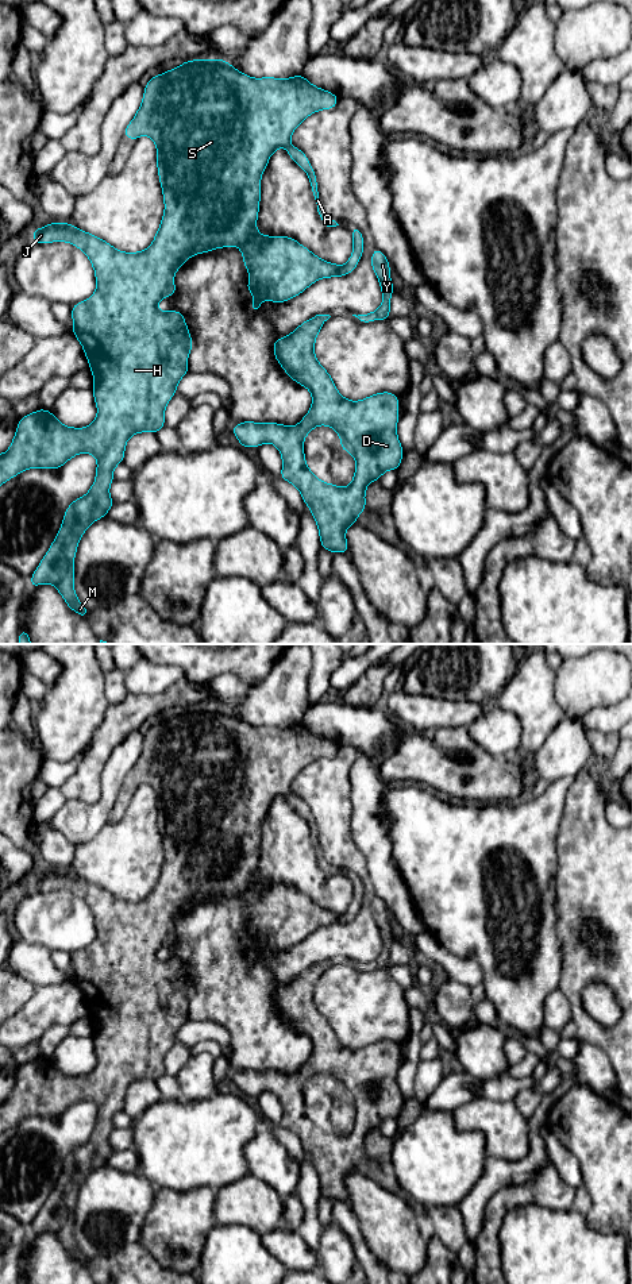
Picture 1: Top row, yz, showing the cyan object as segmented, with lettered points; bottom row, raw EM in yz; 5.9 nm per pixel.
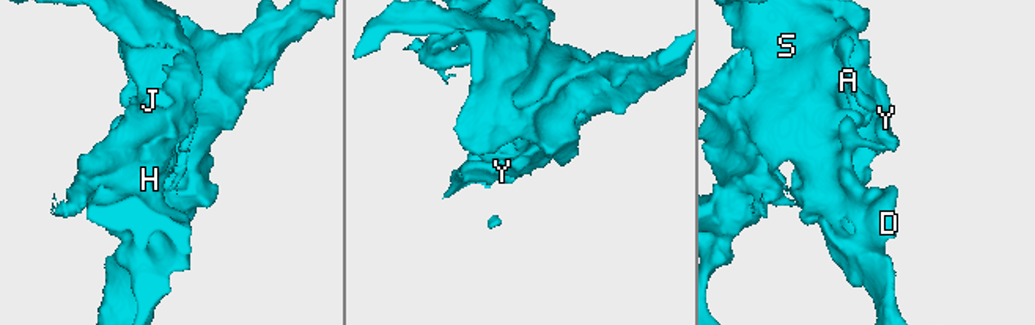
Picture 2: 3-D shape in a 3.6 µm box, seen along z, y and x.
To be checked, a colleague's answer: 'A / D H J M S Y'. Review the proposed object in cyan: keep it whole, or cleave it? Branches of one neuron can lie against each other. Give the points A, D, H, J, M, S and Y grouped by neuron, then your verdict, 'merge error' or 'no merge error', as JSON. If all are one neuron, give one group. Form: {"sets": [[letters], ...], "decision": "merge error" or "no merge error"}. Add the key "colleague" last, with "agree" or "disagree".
{"sets": [["A", "D", "H", "J", "M", "S", "Y"]], "decision": "no merge error", "colleague": "disagree"}

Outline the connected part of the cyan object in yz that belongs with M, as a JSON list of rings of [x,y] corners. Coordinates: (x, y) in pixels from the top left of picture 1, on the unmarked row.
[[[221,706],[185,709],[180,716],[170,717],[149,728],[144,733],[142,753],[123,780],[123,784],[128,784],[132,790],[138,784],[147,783],[157,795],[157,815],[165,859],[151,894],[138,901],[119,899],[108,890],[69,871],[51,870],[43,876],[35,876],[31,882],[32,888],[39,892],[68,890],[76,894],[84,899],[93,914],[97,936],[88,948],[72,955],[72,967],[73,983],[81,991],[95,1025],[92,1040],[97,1064],[90,1073],[84,1076],[66,1075],[55,1067],[53,1060],[42,1056],[20,1065],[8,1099],[0,1102],[0,1134],[28,1117],[58,1118],[69,1107],[82,1100],[92,1102],[96,1106],[96,1127],[92,1135],[84,1145],[74,1148],[68,1154],[55,1188],[30,1227],[32,1235],[38,1235],[42,1231],[53,1233],[69,1257],[78,1261],[84,1268],[89,1258],[80,1250],[74,1239],[74,1204],[80,1187],[95,1168],[104,1167],[107,1160],[115,1153],[109,1144],[109,1134],[113,1129],[113,1117],[124,1108],[126,1091],[135,1081],[150,1080],[157,1083],[166,1073],[163,1060],[177,1041],[178,1030],[189,1019],[188,1005],[193,995],[193,988],[184,963],[178,959],[161,960],[157,956],[157,952],[163,945],[176,942],[176,919],[196,902],[209,901],[219,895],[238,894],[242,899],[244,915],[250,921],[250,929],[246,933],[247,938],[254,944],[250,957],[259,960],[262,948],[271,951],[289,949],[320,926],[344,925],[352,921],[361,909],[363,883],[355,874],[351,875],[352,902],[343,914],[323,909],[290,884],[266,884],[257,878],[261,825],[271,802],[280,795],[286,797],[292,809],[307,821],[316,859],[323,871],[327,875],[339,874],[323,855],[317,825],[307,803],[290,793],[293,779],[309,763],[321,757],[332,757],[338,749],[339,745],[336,743],[315,734],[302,722],[286,728],[274,725],[253,726]]]

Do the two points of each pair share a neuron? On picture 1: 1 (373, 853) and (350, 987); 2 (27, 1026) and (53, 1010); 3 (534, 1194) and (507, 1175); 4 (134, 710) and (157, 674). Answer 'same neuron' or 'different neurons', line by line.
1: different neurons
2: same neuron
3: different neurons
4: different neurons

